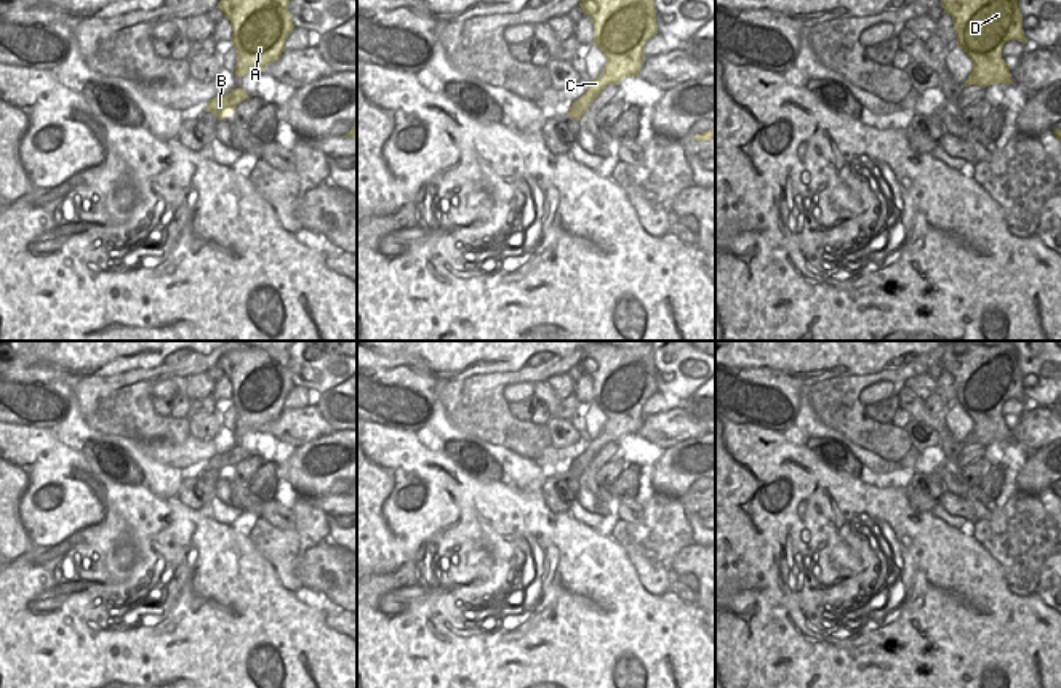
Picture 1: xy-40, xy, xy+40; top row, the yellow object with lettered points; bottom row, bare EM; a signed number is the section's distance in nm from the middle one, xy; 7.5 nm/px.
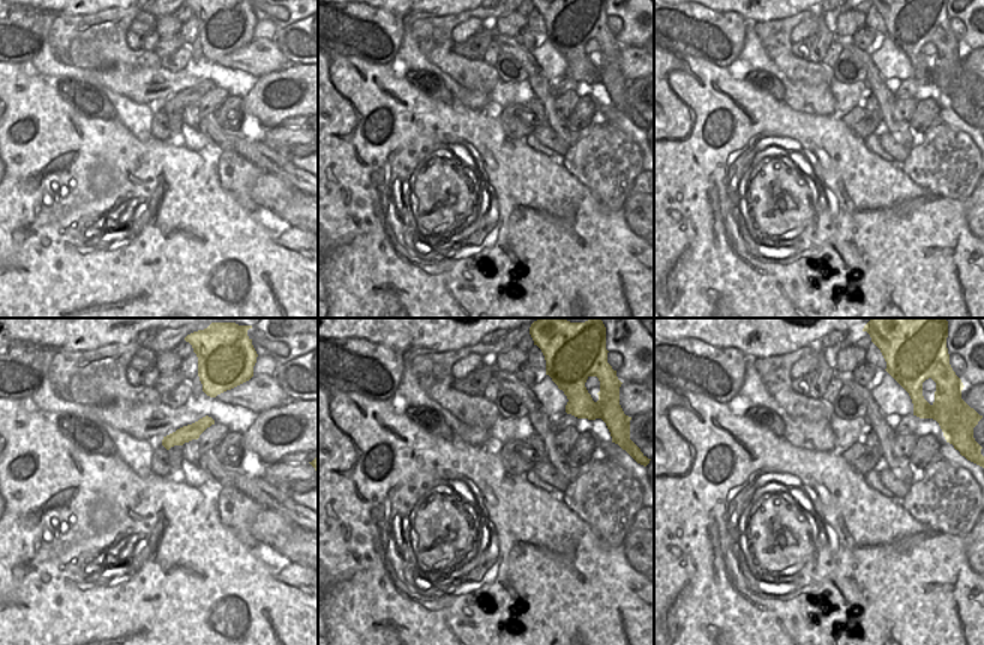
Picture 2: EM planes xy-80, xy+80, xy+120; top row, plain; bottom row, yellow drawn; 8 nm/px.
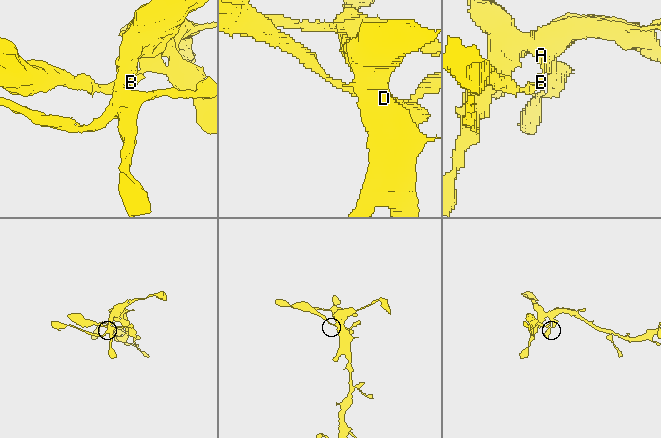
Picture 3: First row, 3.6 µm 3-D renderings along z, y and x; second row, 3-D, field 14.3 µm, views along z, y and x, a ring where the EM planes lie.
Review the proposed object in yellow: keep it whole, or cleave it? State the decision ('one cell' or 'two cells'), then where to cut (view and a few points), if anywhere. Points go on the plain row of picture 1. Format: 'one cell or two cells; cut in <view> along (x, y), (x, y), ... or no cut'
two cells; cut in xy along (602, 431), (612, 442)

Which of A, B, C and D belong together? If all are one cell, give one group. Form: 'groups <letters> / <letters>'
groups A D / B C

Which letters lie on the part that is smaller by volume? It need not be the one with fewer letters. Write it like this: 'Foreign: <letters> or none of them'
Foreign: B, C

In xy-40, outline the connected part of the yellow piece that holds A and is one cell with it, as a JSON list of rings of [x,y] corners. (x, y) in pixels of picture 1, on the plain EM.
[[[238,347],[216,366],[230,379],[230,402],[237,411],[235,434],[261,432],[280,418],[294,382],[288,349]]]

